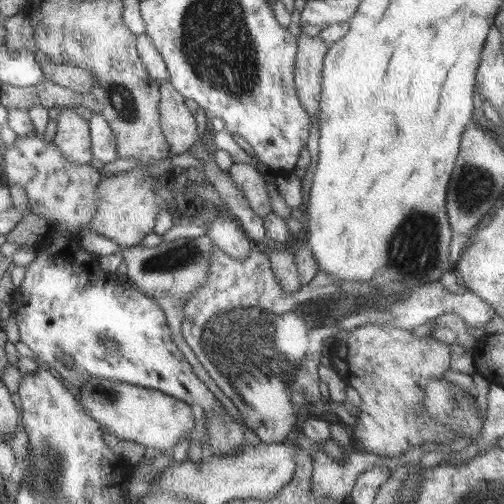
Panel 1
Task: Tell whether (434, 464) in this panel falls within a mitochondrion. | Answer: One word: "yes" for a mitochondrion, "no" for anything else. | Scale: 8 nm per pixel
no

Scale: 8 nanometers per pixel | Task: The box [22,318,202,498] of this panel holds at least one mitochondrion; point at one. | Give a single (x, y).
(51, 463)

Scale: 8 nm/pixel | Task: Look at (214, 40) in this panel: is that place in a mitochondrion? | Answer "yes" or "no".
yes

